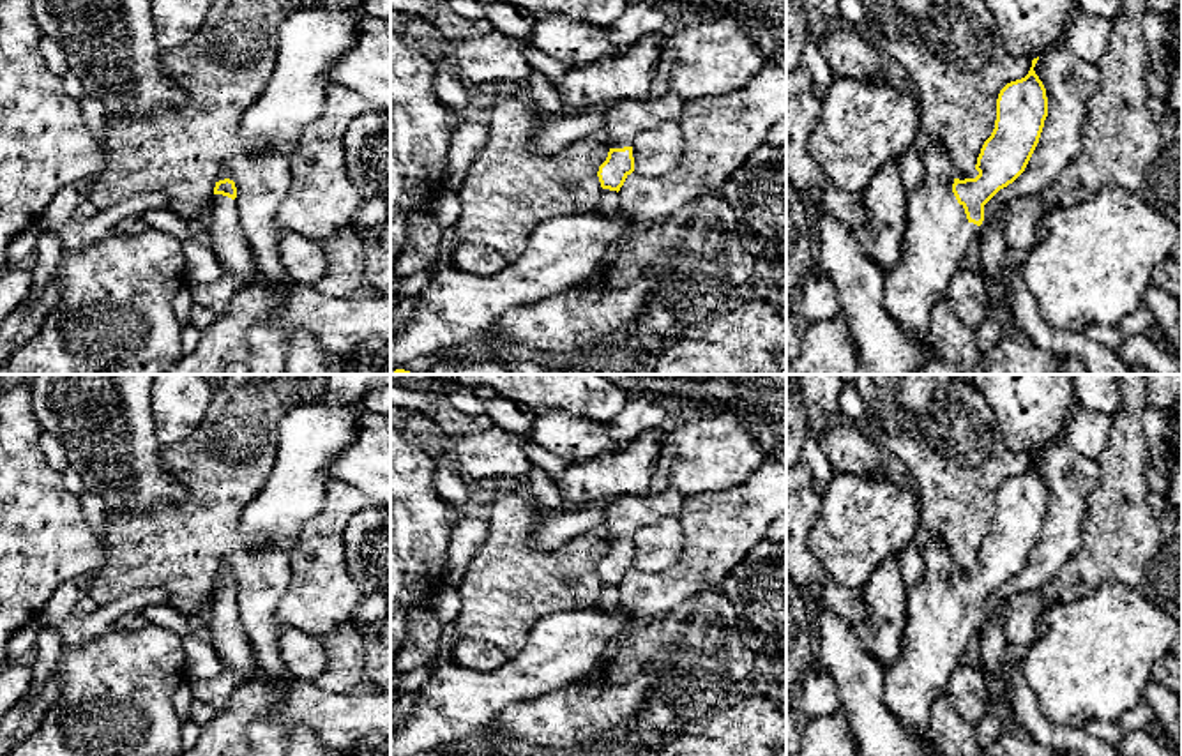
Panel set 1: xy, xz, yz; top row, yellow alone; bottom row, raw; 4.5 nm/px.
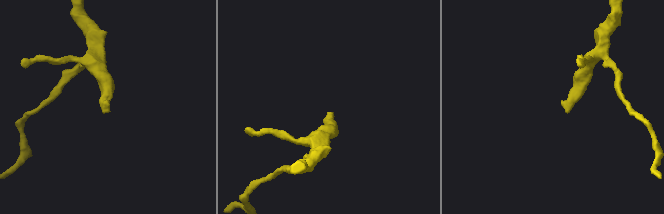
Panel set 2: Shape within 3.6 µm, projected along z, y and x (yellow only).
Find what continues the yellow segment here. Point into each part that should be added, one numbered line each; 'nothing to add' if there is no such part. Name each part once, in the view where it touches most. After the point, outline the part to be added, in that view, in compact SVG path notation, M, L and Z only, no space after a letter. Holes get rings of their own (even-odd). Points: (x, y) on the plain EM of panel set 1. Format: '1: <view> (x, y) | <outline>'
1: yz (939, 636) | M929 537L922 556L924 576L908 588L908 625L903 632L901 655L885 673L883 692L883 703L913 738L929 731L931 707L945 692L952 671L974 650L979 632L979 622L966 615L963 601L952 588L956 567L945 544L938 537Z

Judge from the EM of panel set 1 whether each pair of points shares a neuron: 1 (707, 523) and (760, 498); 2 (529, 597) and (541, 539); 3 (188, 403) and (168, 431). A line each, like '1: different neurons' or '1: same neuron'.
1: same neuron
2: different neurons
3: same neuron

